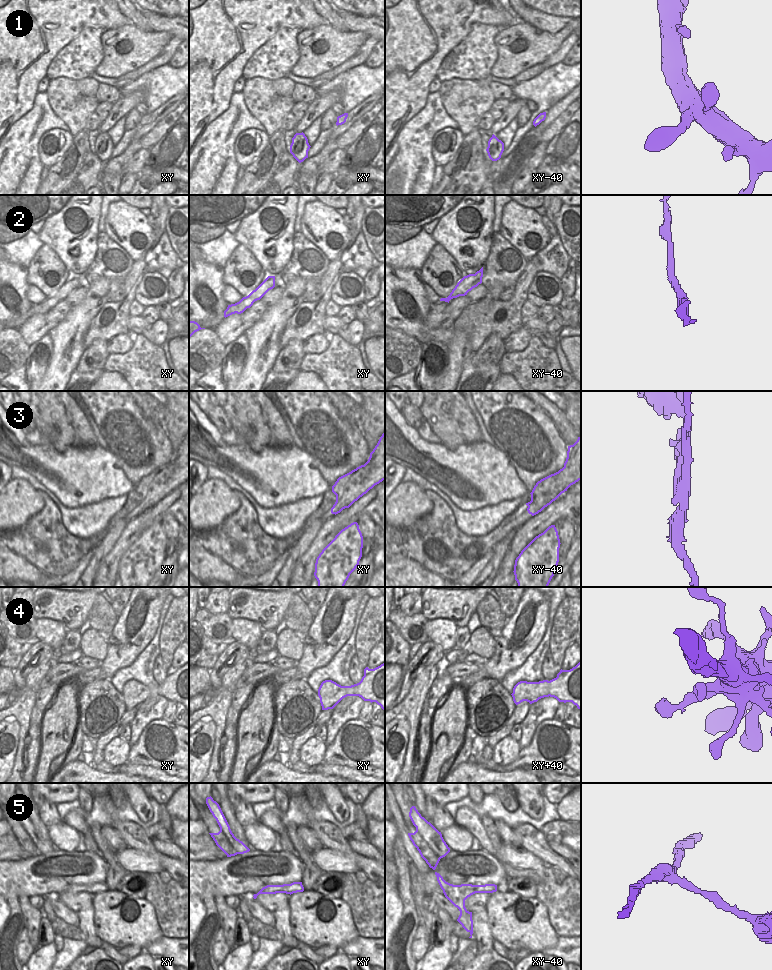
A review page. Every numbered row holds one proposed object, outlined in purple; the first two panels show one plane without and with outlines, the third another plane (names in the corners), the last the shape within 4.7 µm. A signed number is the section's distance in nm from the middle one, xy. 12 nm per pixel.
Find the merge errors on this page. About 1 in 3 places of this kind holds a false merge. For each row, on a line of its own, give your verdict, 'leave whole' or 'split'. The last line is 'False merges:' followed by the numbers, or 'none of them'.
1: leave whole
2: leave whole
3: split
4: leave whole
5: leave whole
False merges: 3

